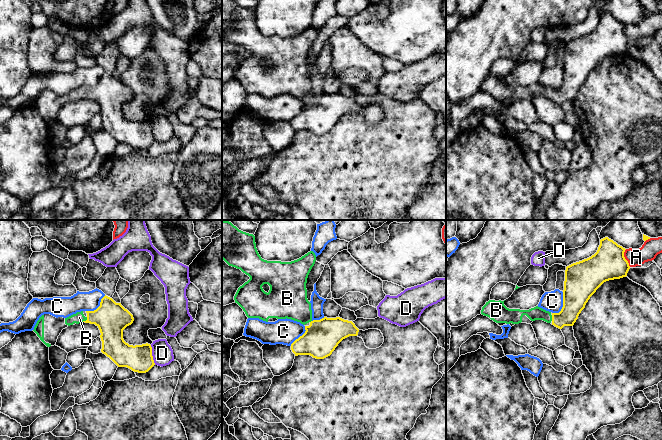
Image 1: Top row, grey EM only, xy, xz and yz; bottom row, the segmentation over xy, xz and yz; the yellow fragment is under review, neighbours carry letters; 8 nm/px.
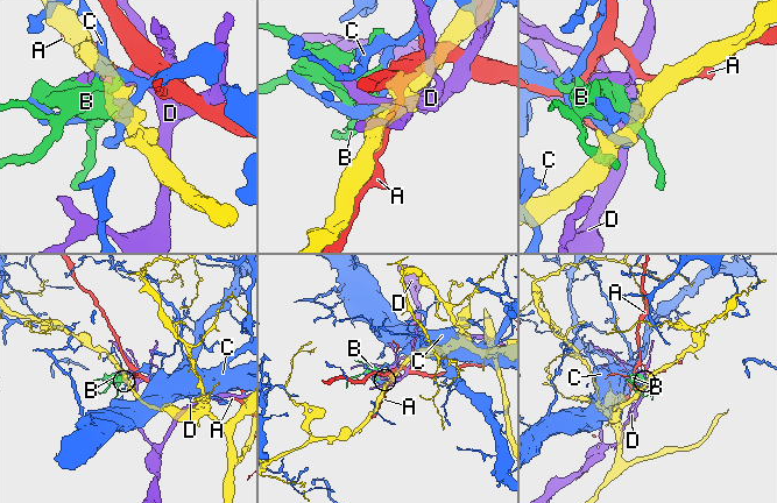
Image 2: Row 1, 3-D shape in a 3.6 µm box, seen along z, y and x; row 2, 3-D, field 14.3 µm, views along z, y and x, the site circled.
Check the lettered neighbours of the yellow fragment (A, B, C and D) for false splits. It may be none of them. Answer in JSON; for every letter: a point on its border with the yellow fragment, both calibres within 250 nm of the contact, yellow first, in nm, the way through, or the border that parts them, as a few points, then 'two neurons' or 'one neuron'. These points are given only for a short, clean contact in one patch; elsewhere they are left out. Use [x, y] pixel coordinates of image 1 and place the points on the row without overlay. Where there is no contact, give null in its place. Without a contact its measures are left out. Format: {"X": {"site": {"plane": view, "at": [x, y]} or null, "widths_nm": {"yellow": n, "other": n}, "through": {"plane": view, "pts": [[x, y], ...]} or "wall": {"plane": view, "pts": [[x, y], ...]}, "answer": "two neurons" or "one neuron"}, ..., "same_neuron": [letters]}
{"A": {"site": {"plane": "yz", "at": [624, 34]}, "widths_nm": {"yellow": 280, "other": 150}, "answer": "two neurons"}, "B": {"site": {"plane": "xy", "at": [86, 96]}, "widths_nm": {"yellow": 260, "other": 90}, "through": {"plane": "xy", "pts": [[112, 94], [86, 96], [79, 93]]}, "answer": "one neuron"}, "C": {"site": {"plane": "yz", "at": [563, 81]}, "widths_nm": {"yellow": 280, "other": 160}, "answer": "two neurons"}, "D": {"site": {"plane": "xy", "at": [151, 131]}, "widths_nm": {"yellow": 220, "other": 170}, "answer": "two neurons"}, "same_neuron": ["B"]}

